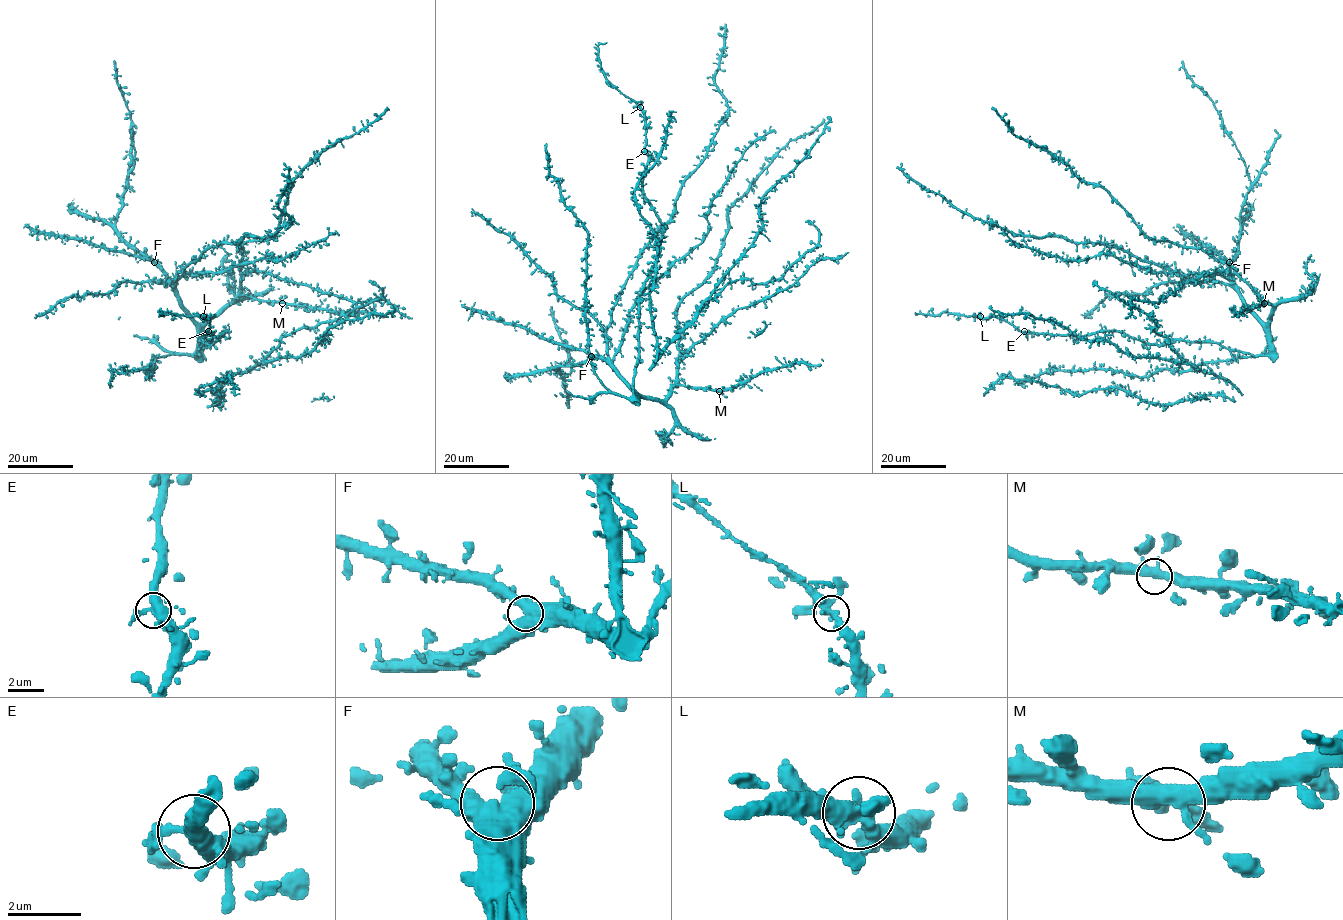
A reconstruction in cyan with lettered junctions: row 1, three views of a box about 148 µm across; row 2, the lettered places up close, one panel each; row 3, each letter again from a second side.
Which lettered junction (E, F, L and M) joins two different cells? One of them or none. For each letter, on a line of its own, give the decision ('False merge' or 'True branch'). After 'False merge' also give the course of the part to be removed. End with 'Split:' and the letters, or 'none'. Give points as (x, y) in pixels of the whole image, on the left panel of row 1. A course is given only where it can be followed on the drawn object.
E: True branch
F: True branch
L: True branch
M: True branch
Split: none

